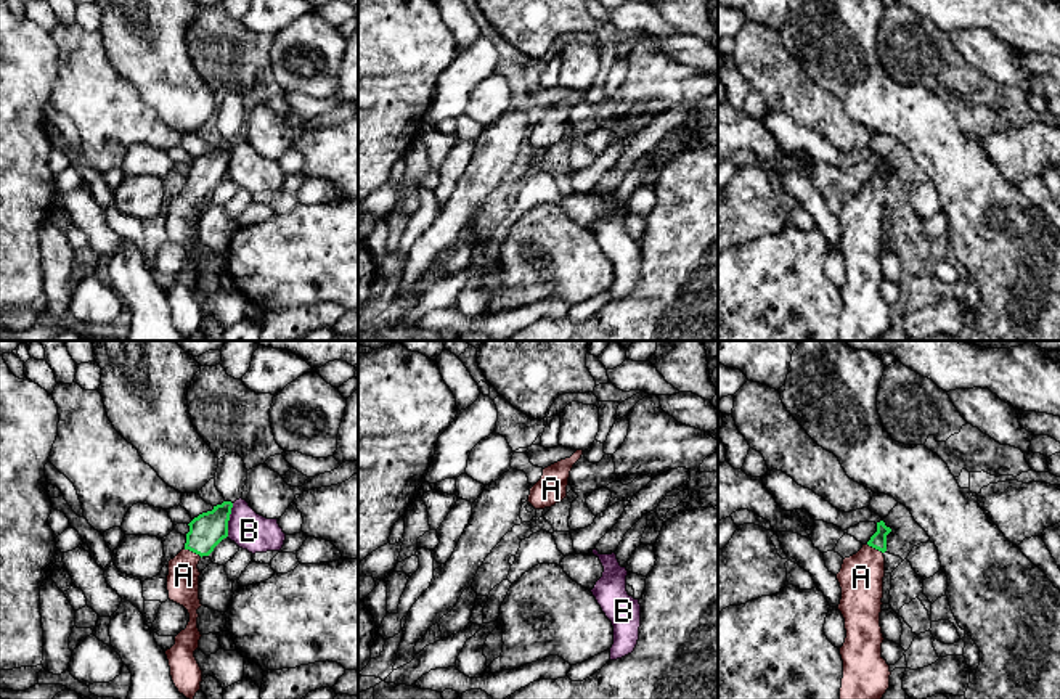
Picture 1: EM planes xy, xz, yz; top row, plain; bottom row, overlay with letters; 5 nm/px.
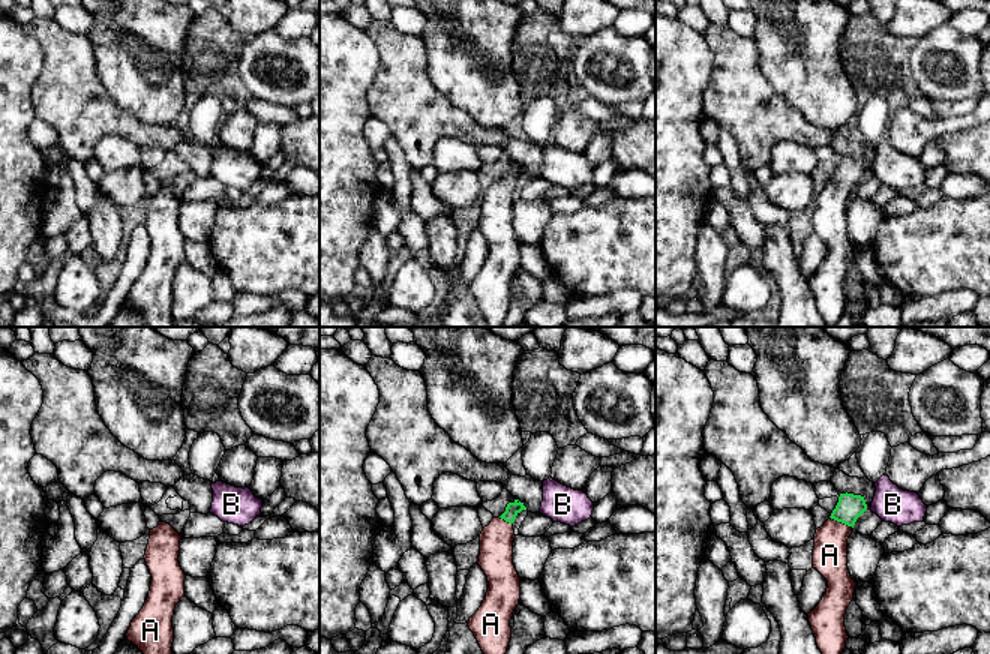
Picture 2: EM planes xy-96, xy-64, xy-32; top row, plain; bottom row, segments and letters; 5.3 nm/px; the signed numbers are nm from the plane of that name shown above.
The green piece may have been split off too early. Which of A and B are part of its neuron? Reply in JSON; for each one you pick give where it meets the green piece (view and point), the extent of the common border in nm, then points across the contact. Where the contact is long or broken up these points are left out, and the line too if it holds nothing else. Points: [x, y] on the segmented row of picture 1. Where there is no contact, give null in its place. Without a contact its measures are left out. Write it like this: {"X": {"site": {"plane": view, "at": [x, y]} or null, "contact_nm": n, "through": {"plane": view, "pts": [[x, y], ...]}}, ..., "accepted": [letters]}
{"A": {"site": {"plane": "xy", "at": [193, 551]}, "contact_nm": 100, "through": {"plane": "xy", "pts": [[206, 531], [193, 551], [183, 566], [183, 576]]}}, "accepted": ["A"]}

